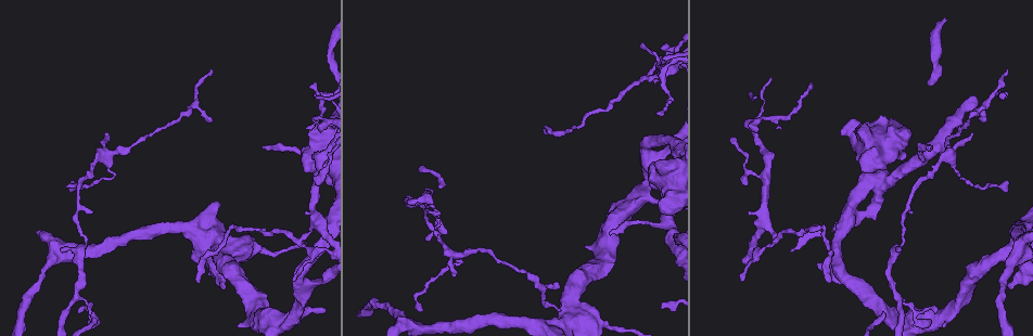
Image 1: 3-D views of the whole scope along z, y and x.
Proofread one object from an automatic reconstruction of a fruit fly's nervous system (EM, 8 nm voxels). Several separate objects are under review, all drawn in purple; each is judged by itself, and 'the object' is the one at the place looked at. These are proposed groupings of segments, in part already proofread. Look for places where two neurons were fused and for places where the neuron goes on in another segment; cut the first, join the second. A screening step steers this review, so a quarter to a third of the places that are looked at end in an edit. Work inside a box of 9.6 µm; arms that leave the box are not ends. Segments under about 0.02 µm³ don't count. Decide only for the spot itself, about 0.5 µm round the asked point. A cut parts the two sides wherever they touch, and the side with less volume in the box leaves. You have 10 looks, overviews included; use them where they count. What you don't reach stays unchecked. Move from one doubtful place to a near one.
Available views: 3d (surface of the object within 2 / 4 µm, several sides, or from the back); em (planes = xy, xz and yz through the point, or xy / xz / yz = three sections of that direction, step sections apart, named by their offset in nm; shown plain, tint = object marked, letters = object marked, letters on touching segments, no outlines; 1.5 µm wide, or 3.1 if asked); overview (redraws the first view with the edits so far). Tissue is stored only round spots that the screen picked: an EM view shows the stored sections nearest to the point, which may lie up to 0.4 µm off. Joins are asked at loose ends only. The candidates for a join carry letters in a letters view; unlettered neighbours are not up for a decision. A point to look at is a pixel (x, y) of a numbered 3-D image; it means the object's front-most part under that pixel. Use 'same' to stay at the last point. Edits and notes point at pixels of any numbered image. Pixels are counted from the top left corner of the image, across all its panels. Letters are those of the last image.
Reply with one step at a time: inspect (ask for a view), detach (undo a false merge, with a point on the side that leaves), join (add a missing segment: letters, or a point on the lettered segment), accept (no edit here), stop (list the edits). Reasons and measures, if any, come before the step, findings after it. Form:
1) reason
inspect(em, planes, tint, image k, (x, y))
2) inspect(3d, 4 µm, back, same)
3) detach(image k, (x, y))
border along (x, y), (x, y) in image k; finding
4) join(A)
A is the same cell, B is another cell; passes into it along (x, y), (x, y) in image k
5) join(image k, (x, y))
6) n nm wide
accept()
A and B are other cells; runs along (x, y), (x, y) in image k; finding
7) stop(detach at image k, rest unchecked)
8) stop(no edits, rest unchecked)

tapers out
inspect(3d, 4 µm, image 1, (544, 130))

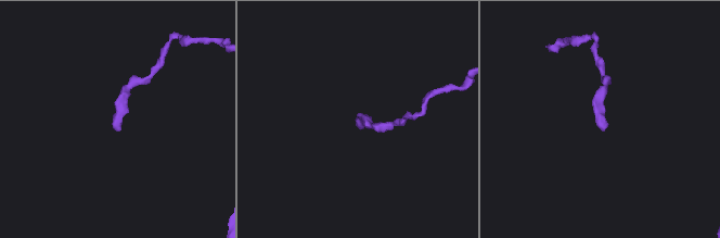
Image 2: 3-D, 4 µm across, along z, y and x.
shape alone is not enough
inspect(em, planes, letters, image 2, (360, 125))

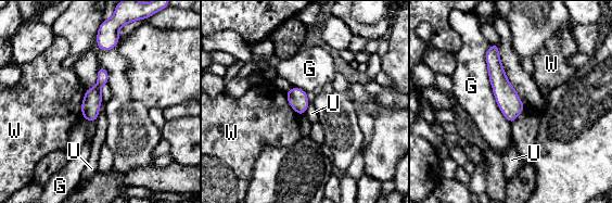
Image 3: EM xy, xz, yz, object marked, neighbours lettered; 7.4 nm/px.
accept()
G, U and W are other cells; none of them fits

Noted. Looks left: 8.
abrupt turn
inspect(3d, 2 µm, image 1, (232, 228))

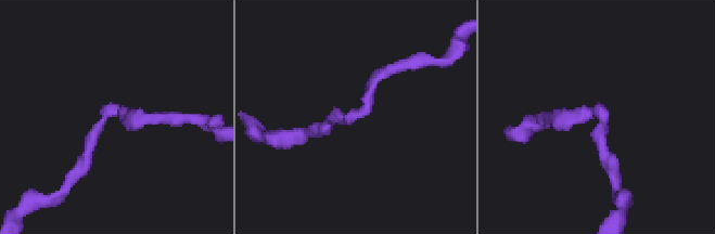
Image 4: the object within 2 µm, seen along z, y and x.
now the EM
inspect(em, planes, letters, image 4, (600, 111))

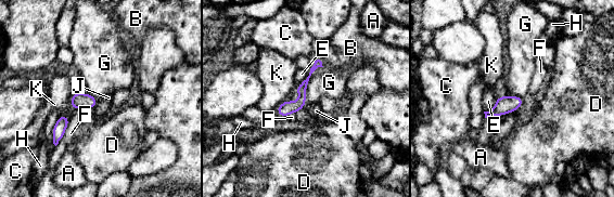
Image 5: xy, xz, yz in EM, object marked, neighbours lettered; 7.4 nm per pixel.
accept()
A, B, C, D, E, F, G, H, J and K are other cells; continuous, no second neuron

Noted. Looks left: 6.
sharp bend
inspect(em, planes, letters, image 1, (644, 79))

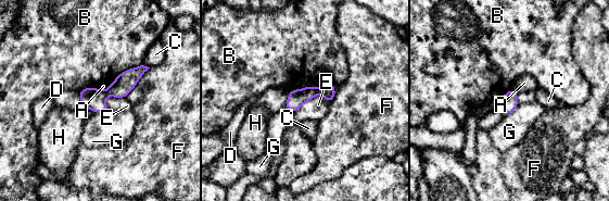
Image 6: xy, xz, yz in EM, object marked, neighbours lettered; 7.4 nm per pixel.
detach(image 6, (328, 92))
A, B, C, D, E, F, G and H are other cells; border along (317, 88), (315, 93) in image 6; two neurons meet here

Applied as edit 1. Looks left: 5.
inspect(overview)

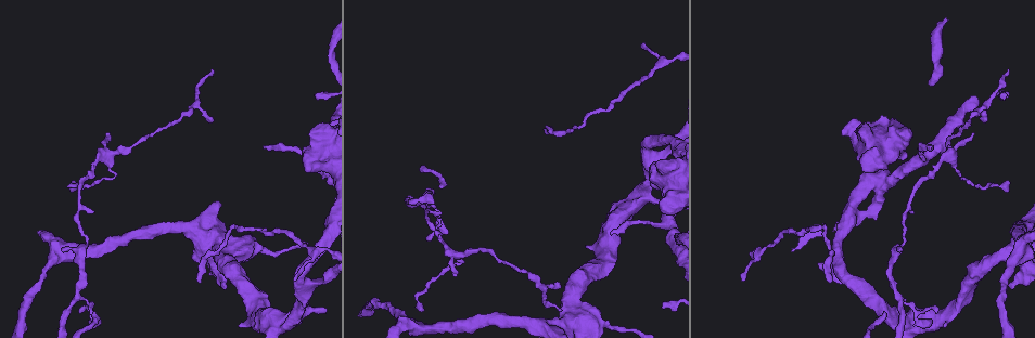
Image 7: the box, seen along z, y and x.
tapers out
inspect(em, xy, step 4, tint, image 7, (106, 134))

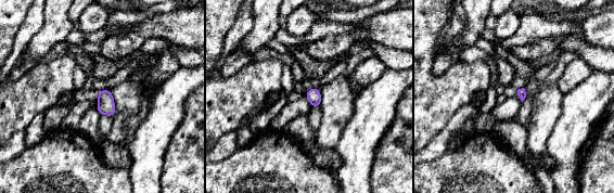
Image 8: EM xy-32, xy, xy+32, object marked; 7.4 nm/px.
another direction
inspect(em, planes, letters, same)

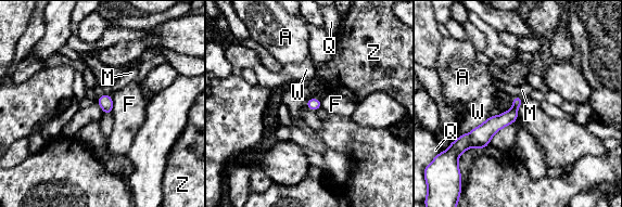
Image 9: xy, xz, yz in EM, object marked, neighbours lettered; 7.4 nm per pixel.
90 nm wide
accept()
A, F, M, Q, W and Z are other cells; border along (111, 94), (101, 94), (99, 96) in image 9; none of them fits

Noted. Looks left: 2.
stop(detach at image 6, rest unchecked)

